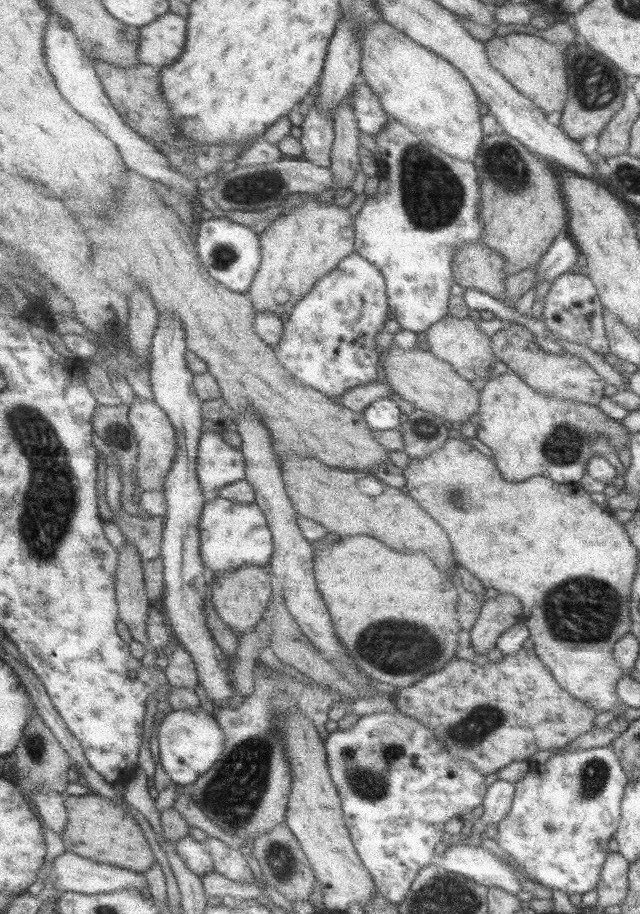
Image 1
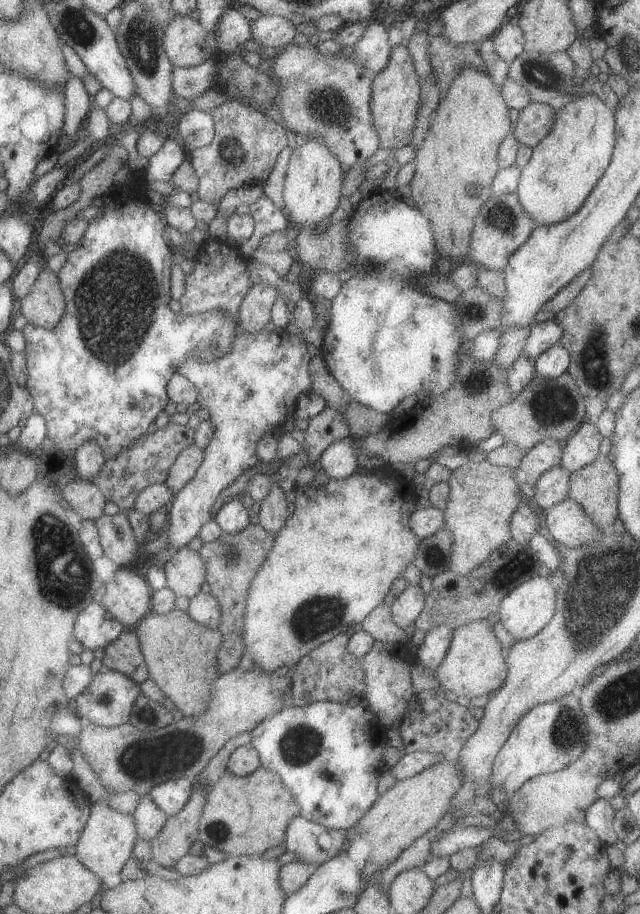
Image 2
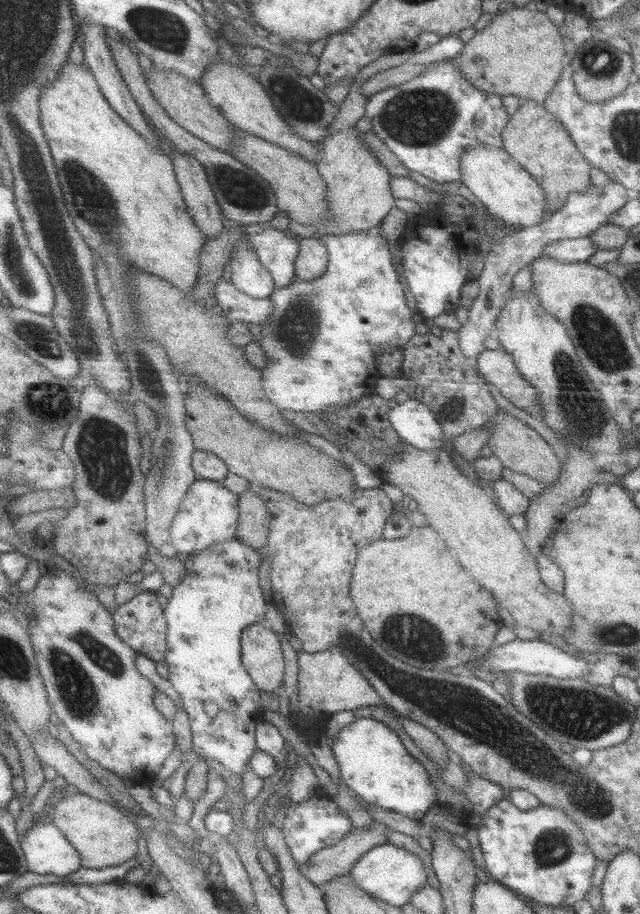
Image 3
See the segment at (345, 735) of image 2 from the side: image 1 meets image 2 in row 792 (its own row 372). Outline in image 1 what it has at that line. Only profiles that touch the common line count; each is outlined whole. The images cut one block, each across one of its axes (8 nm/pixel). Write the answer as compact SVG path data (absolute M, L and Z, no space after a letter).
M356 250L347 259L342 261L342 264L330 275L323 277L319 280L319 283L314 286L314 290L307 294L306 298L295 304L296 308L294 311L285 318L285 335L283 335L283 341L277 347L273 347L275 352L278 354L279 360L296 376L299 380L302 380L307 386L319 389L324 392L327 396L339 399L342 394L349 391L350 388L358 387L359 385L365 385L367 383L378 382L379 380L379 363L380 356L377 353L377 334L381 330L385 329L385 320L391 319L390 317L390 304L389 296L387 296L387 283L385 276L381 273L381 270L372 264L365 257L361 256Z

